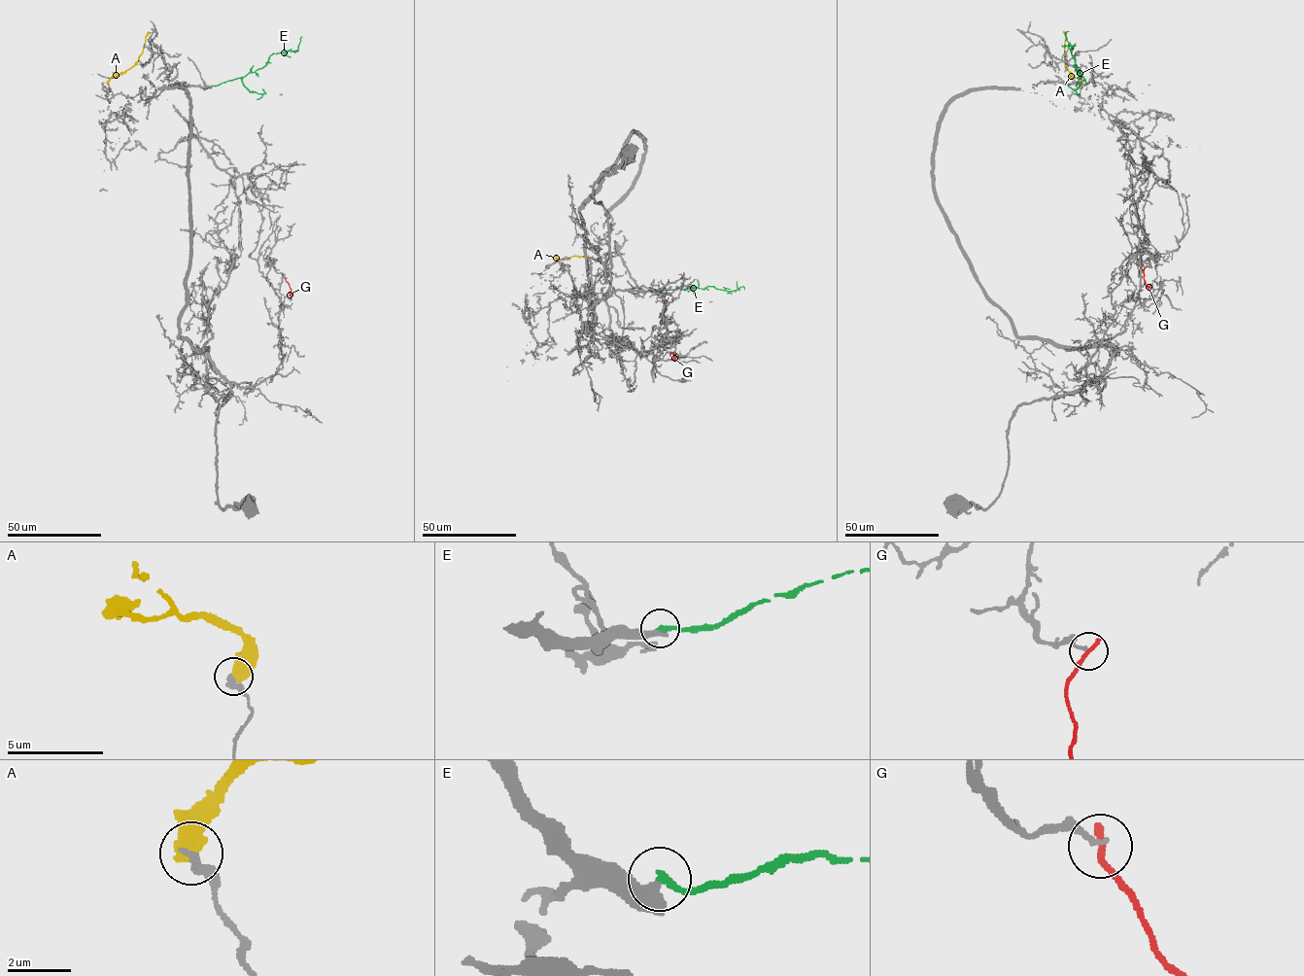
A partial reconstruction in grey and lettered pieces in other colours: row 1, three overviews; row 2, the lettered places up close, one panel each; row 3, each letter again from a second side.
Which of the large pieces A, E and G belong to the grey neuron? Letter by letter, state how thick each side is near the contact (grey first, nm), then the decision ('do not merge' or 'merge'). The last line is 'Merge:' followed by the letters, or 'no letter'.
A: 360 nm thick on the grey side, 650 nm on the other; do not merge
E: 480 nm thick on the grey side, 220 nm on the other; do not merge
G: 170 nm thick on the grey side, 260 nm on the other; do not merge
Merge: no letter

